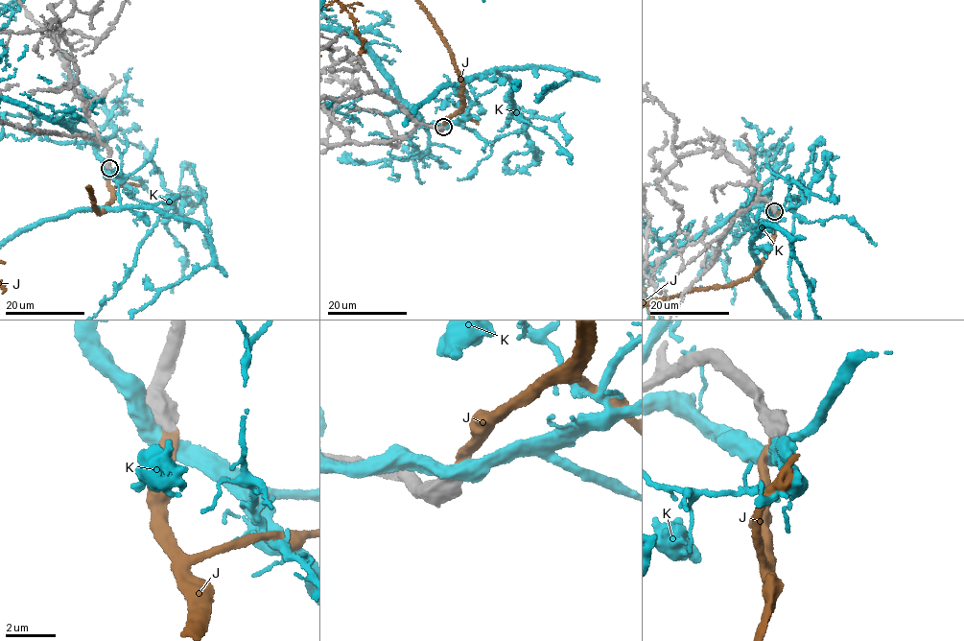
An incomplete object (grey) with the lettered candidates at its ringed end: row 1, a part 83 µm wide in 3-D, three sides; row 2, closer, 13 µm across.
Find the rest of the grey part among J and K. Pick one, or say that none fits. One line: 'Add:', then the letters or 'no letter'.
Add: J

